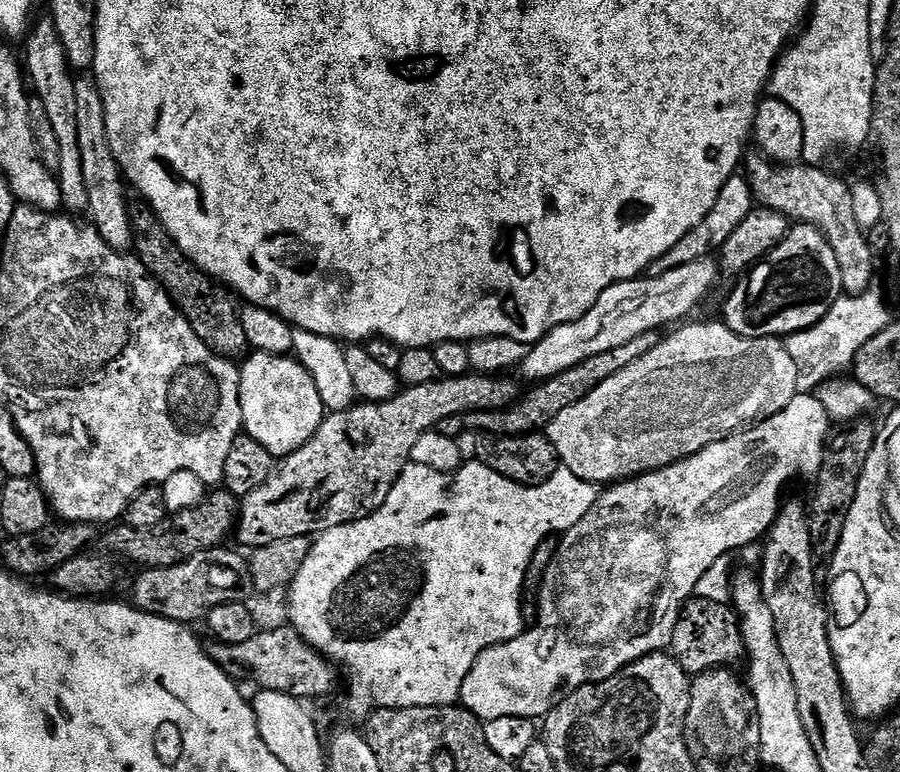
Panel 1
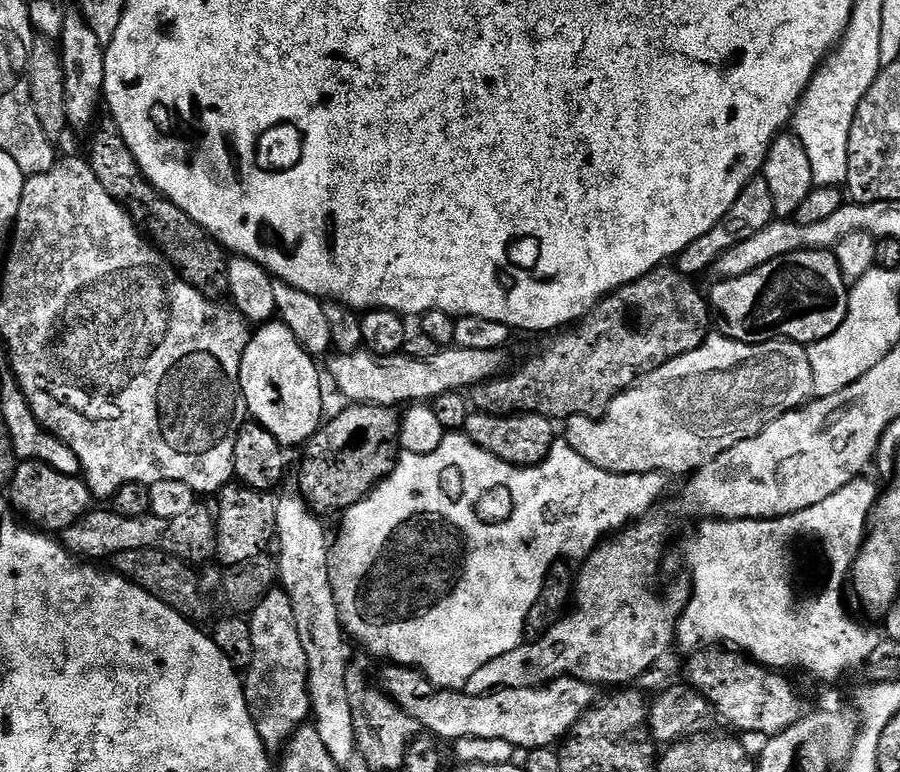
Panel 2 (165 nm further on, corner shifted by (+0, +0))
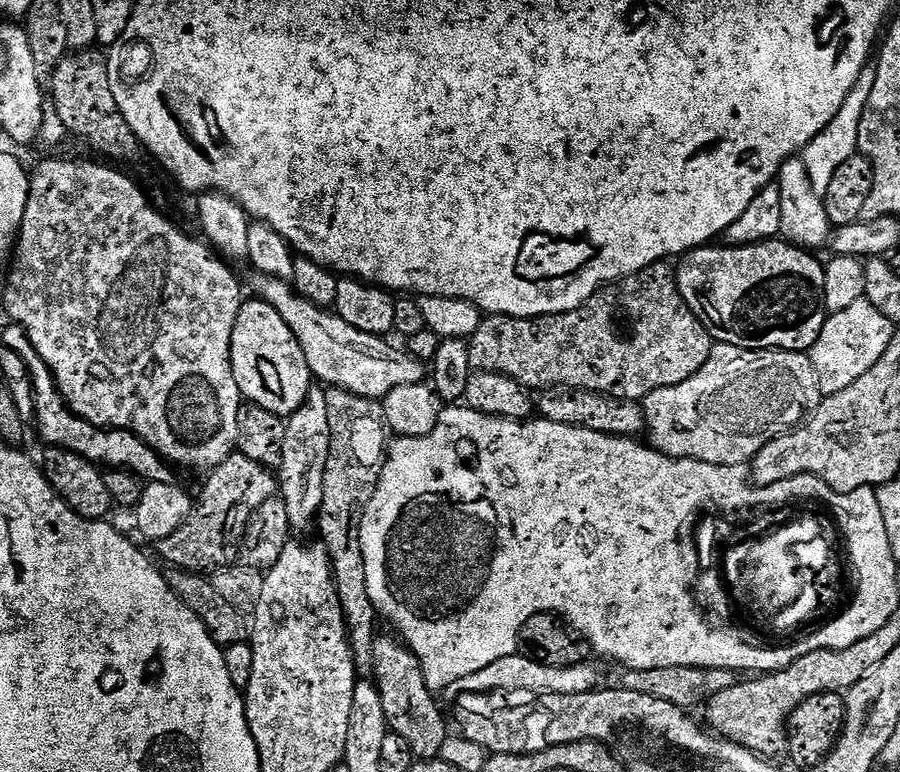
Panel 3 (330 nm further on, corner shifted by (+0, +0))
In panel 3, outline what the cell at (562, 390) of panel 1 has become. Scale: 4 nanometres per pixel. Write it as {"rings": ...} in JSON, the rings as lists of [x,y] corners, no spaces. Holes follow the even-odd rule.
{"rings":[[[668,262],[652,264],[648,268],[643,268],[641,272],[636,272],[632,276],[626,276],[623,280],[617,280],[607,286],[601,287],[589,298],[583,306],[575,308],[569,312],[559,312],[556,316],[536,316],[532,320],[523,320],[513,316],[490,316],[485,315],[480,321],[478,330],[467,341],[468,357],[470,358],[470,369],[477,372],[493,372],[499,376],[505,376],[511,380],[516,380],[525,390],[540,388],[539,390],[559,390],[561,388],[571,388],[582,392],[599,392],[613,398],[623,398],[633,402],[643,401],[654,390],[659,388],[669,388],[678,386],[678,382],[686,382],[710,358],[714,347],[714,341],[707,328],[701,324],[700,319],[686,306],[682,294],[676,285],[676,273],[673,265]]]}

